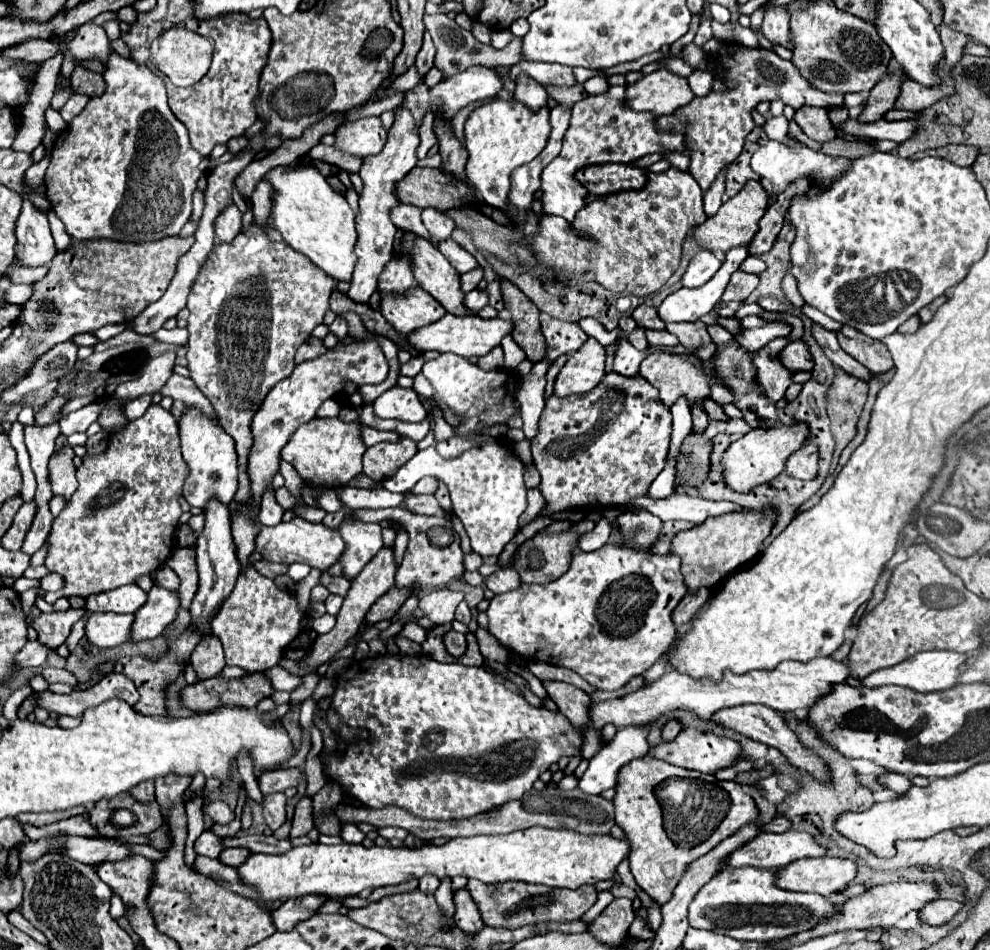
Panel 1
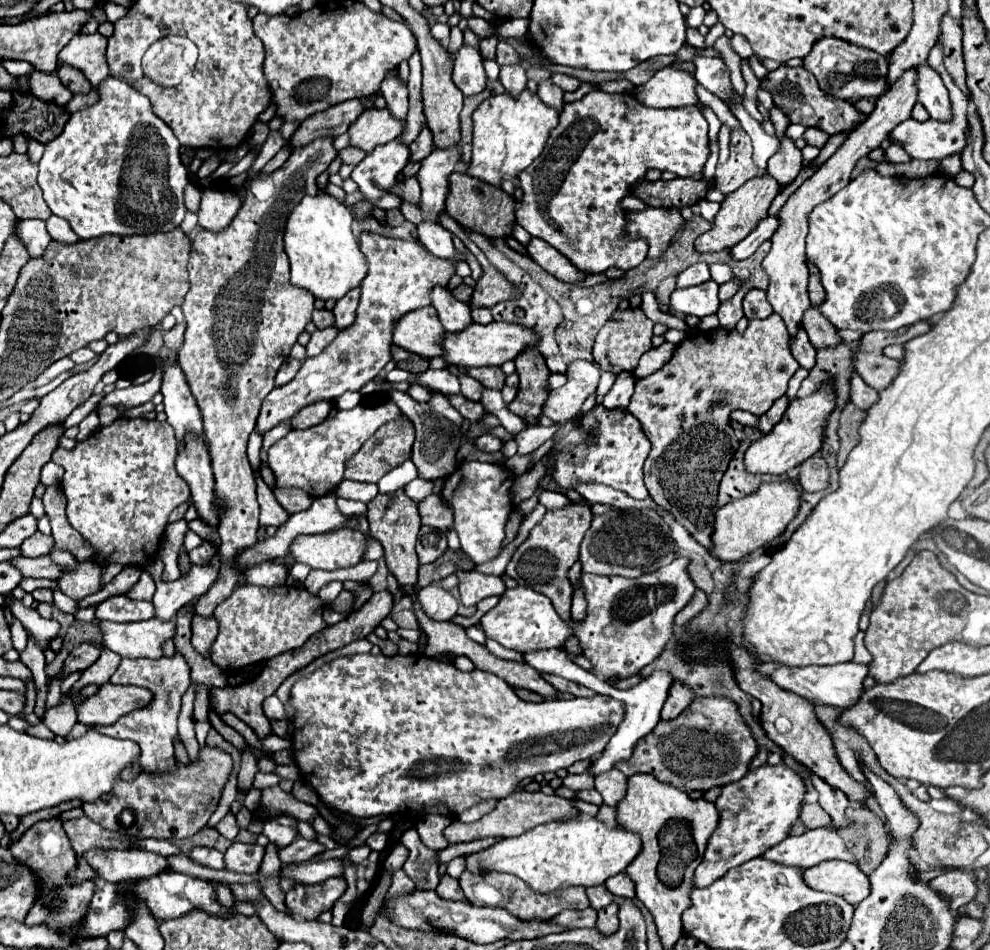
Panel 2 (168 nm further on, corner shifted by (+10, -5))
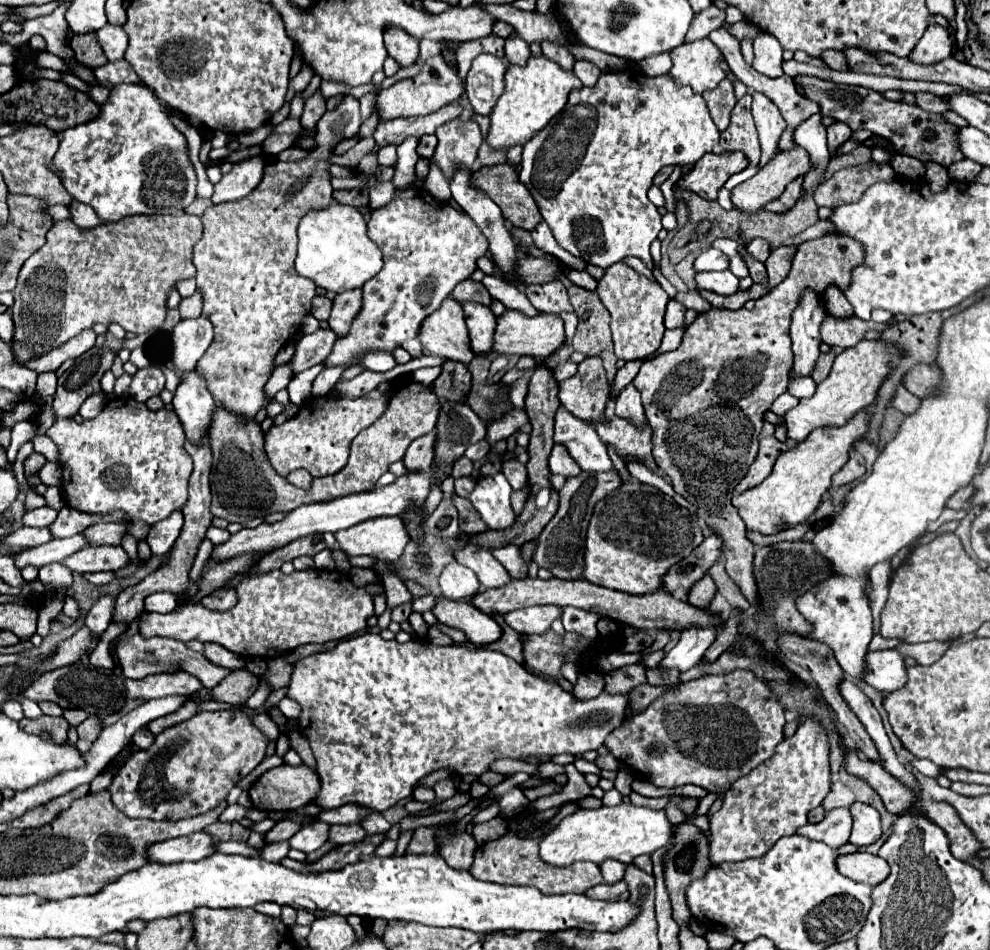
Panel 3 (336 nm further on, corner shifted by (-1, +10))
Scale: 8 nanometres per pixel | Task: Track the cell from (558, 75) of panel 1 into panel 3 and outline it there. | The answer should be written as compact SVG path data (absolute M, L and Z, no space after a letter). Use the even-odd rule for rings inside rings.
M576 61L574 73L582 81L584 87L594 87L596 81L598 81L598 77L602 75L602 71L596 65L592 65L590 61Z

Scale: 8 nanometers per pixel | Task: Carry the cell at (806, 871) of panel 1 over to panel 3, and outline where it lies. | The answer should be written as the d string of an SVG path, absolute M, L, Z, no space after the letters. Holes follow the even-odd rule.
M852 853L852 855L842 855L836 859L836 865L840 873L846 877L868 883L868 885L878 885L890 875L890 865L880 857L872 853Z

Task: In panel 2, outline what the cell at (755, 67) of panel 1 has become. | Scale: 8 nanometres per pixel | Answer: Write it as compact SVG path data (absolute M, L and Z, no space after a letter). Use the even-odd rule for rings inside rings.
M779 66L777 70L769 72L767 78L761 80L761 88L767 90L773 96L773 102L781 112L789 118L793 124L803 124L803 126L815 126L821 128L827 134L837 134L837 132L847 132L859 126L865 118L861 112L857 112L849 102L839 100L835 96L829 96L817 88L817 82L813 80L813 74L807 72L805 68L787 68Z

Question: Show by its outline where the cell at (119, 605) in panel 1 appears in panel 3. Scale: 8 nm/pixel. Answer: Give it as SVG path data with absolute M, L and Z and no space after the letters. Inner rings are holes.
M158 591L146 597L144 607L152 613L172 613L178 605L178 597L172 595L170 591Z

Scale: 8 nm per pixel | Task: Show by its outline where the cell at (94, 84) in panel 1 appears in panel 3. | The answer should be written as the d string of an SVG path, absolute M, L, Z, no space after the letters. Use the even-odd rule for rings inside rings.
M94 31L84 33L84 35L74 35L70 39L70 47L74 49L76 59L82 65L90 67L90 69L96 69L96 67L108 63L108 59L106 59L106 55L104 55L104 51L102 51L102 47L100 47Z

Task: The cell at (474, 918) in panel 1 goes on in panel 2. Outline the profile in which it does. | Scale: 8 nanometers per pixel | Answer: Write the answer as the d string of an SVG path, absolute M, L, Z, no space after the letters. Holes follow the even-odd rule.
M443 876L439 886L437 886L437 894L443 898L443 900L455 900L455 902L465 902L465 896L459 888L459 880L451 878L451 876Z

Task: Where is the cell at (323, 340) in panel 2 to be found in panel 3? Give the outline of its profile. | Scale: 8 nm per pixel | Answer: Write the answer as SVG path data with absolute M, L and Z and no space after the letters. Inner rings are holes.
M318 329L312 335L302 335L302 339L296 343L294 357L290 361L292 373L298 375L318 363L324 363L328 355L332 353L336 335L330 329Z

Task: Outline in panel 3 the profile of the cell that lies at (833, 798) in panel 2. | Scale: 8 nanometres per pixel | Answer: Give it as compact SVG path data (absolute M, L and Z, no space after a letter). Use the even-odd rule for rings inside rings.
M854 803L850 805L850 813L854 817L852 835L850 835L852 845L858 845L858 847L872 845L882 837L880 815L874 807L864 805L864 803Z

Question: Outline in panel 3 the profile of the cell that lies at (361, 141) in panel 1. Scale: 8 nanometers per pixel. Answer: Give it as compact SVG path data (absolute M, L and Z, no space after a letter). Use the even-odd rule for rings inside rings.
M436 55L426 59L424 67L420 69L418 75L402 79L394 83L390 89L384 89L378 93L376 103L378 103L378 115L380 121L396 119L396 117L414 117L414 115L428 115L452 101L456 101L464 93L464 81L458 77L458 71L448 65L446 57Z

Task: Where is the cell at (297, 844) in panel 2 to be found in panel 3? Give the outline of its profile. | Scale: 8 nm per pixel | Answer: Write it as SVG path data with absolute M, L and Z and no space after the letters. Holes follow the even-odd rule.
M354 823L354 825L332 825L332 829L330 829L330 841L338 843L338 845L356 843L364 837L366 837L366 833L358 823Z

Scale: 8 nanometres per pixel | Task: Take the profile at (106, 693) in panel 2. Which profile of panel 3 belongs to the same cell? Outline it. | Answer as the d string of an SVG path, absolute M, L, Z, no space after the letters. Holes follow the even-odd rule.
M160 673L140 681L126 681L126 685L128 685L128 699L142 697L146 701L168 695L192 695L204 689L204 685L188 673Z

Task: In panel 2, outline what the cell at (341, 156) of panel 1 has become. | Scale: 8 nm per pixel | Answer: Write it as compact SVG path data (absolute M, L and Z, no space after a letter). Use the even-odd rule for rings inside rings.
M343 148L343 150L337 152L337 158L343 164L351 164L351 166L357 164L357 162L361 162L365 156L367 156L367 152L361 152L359 148Z

